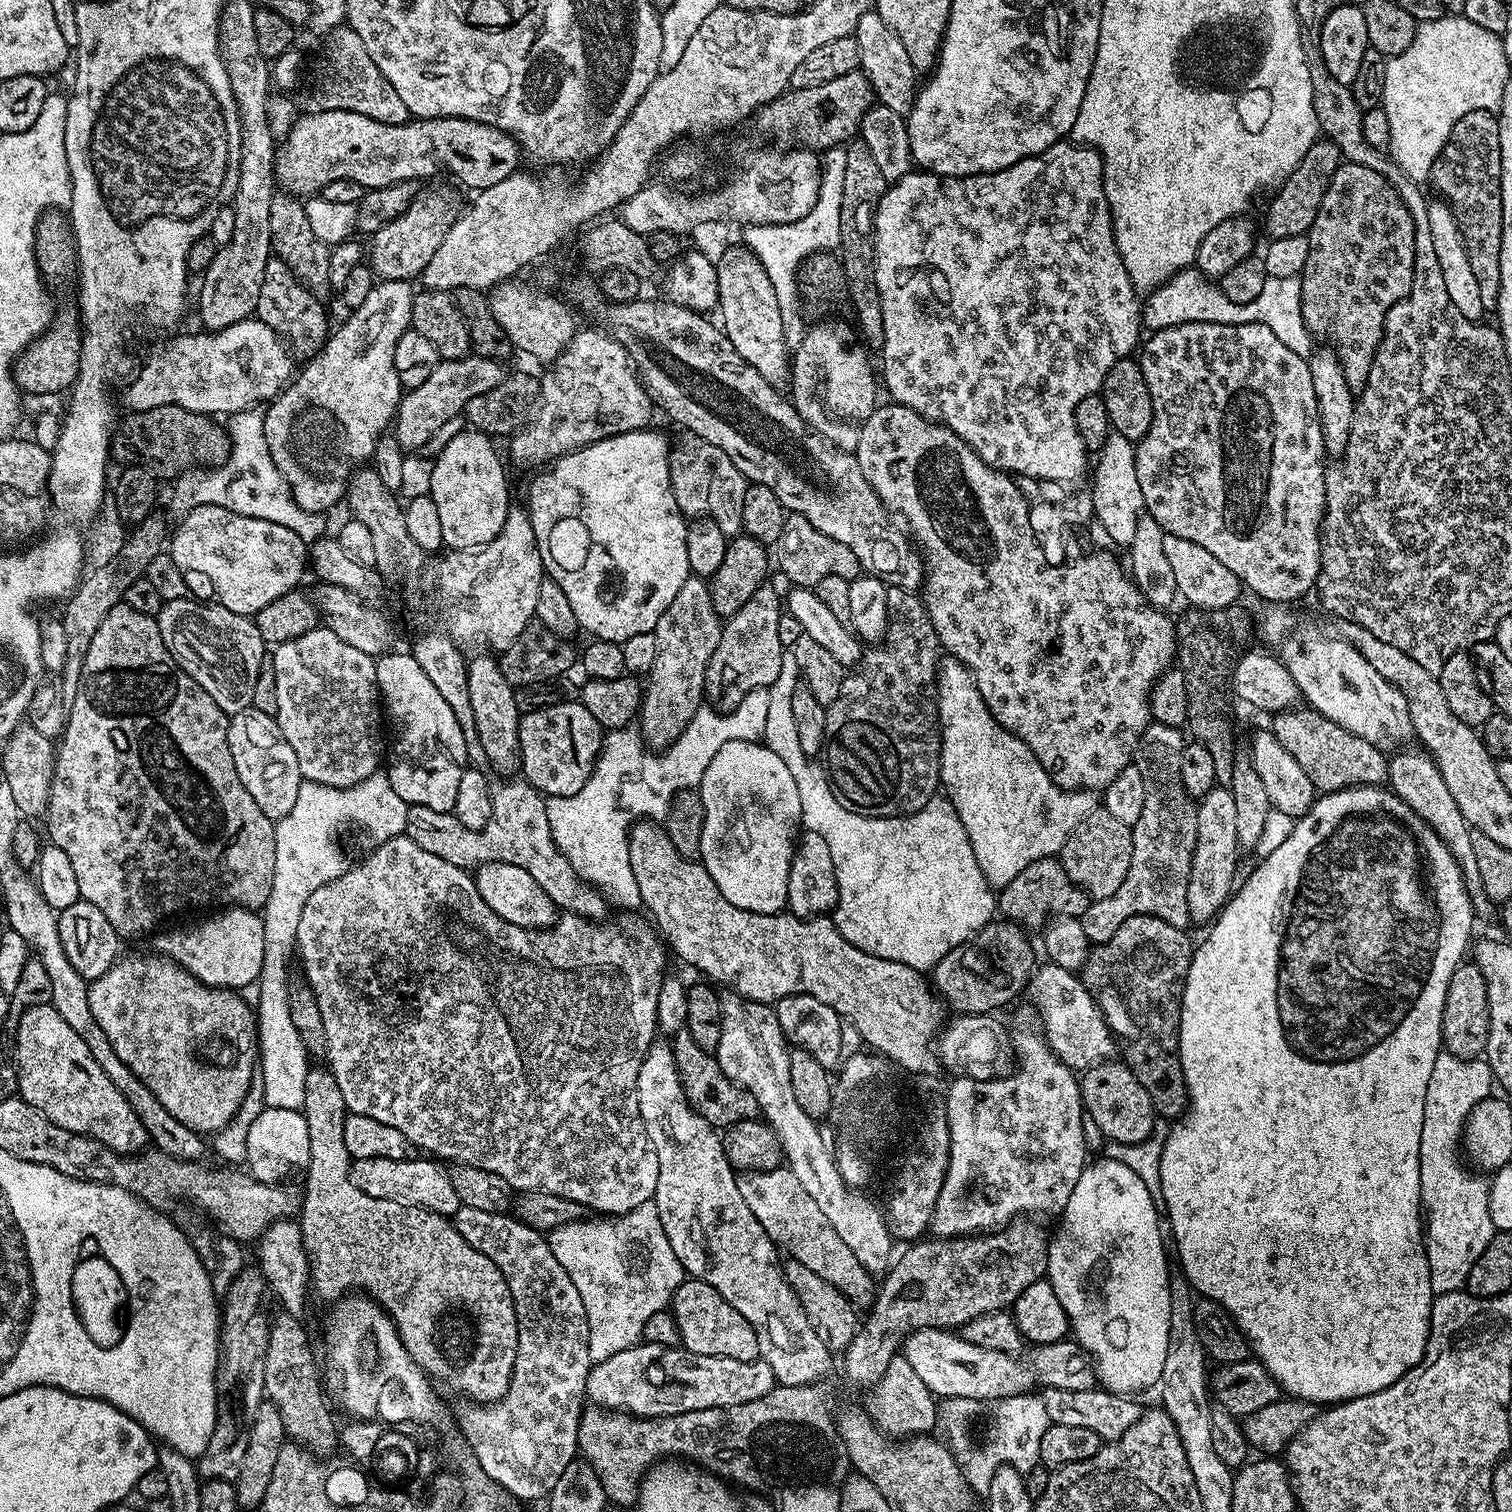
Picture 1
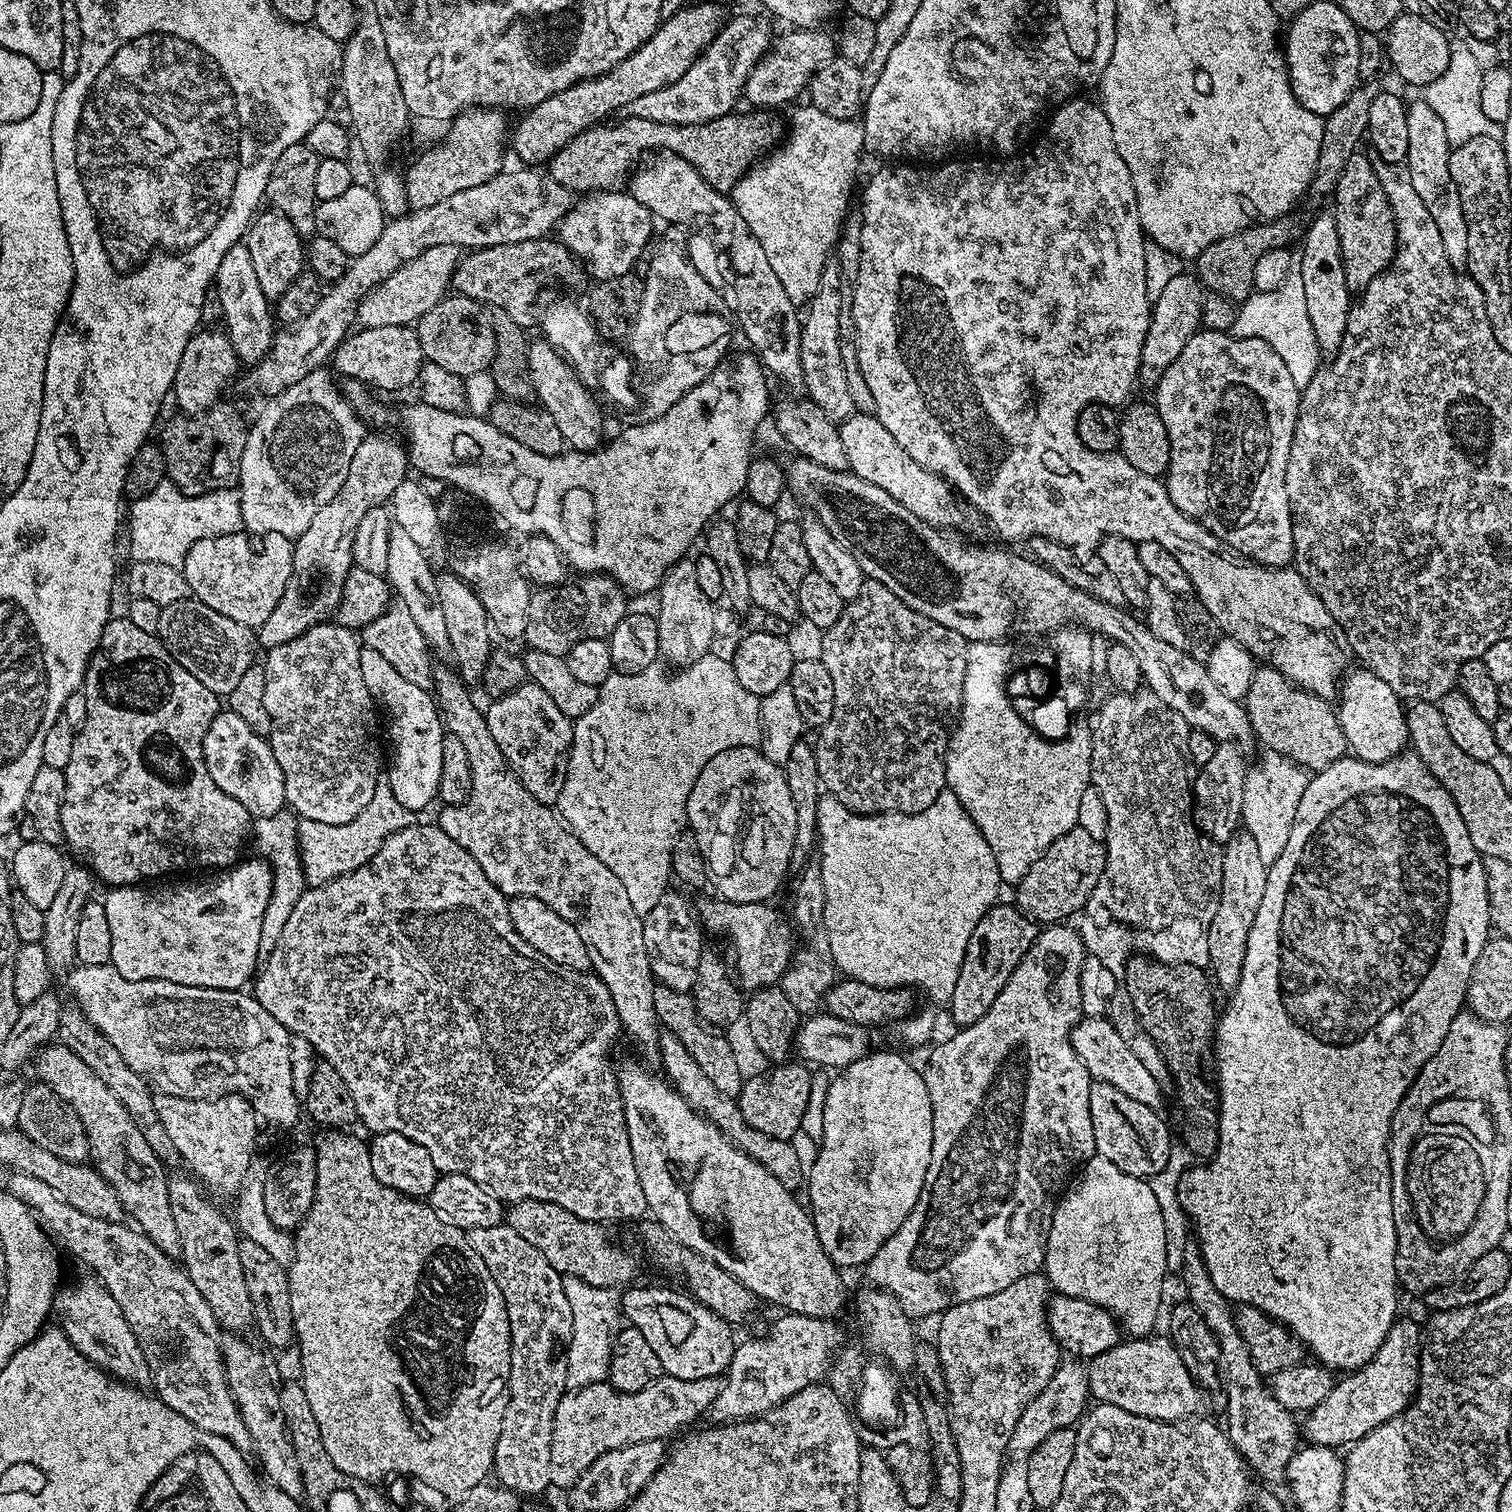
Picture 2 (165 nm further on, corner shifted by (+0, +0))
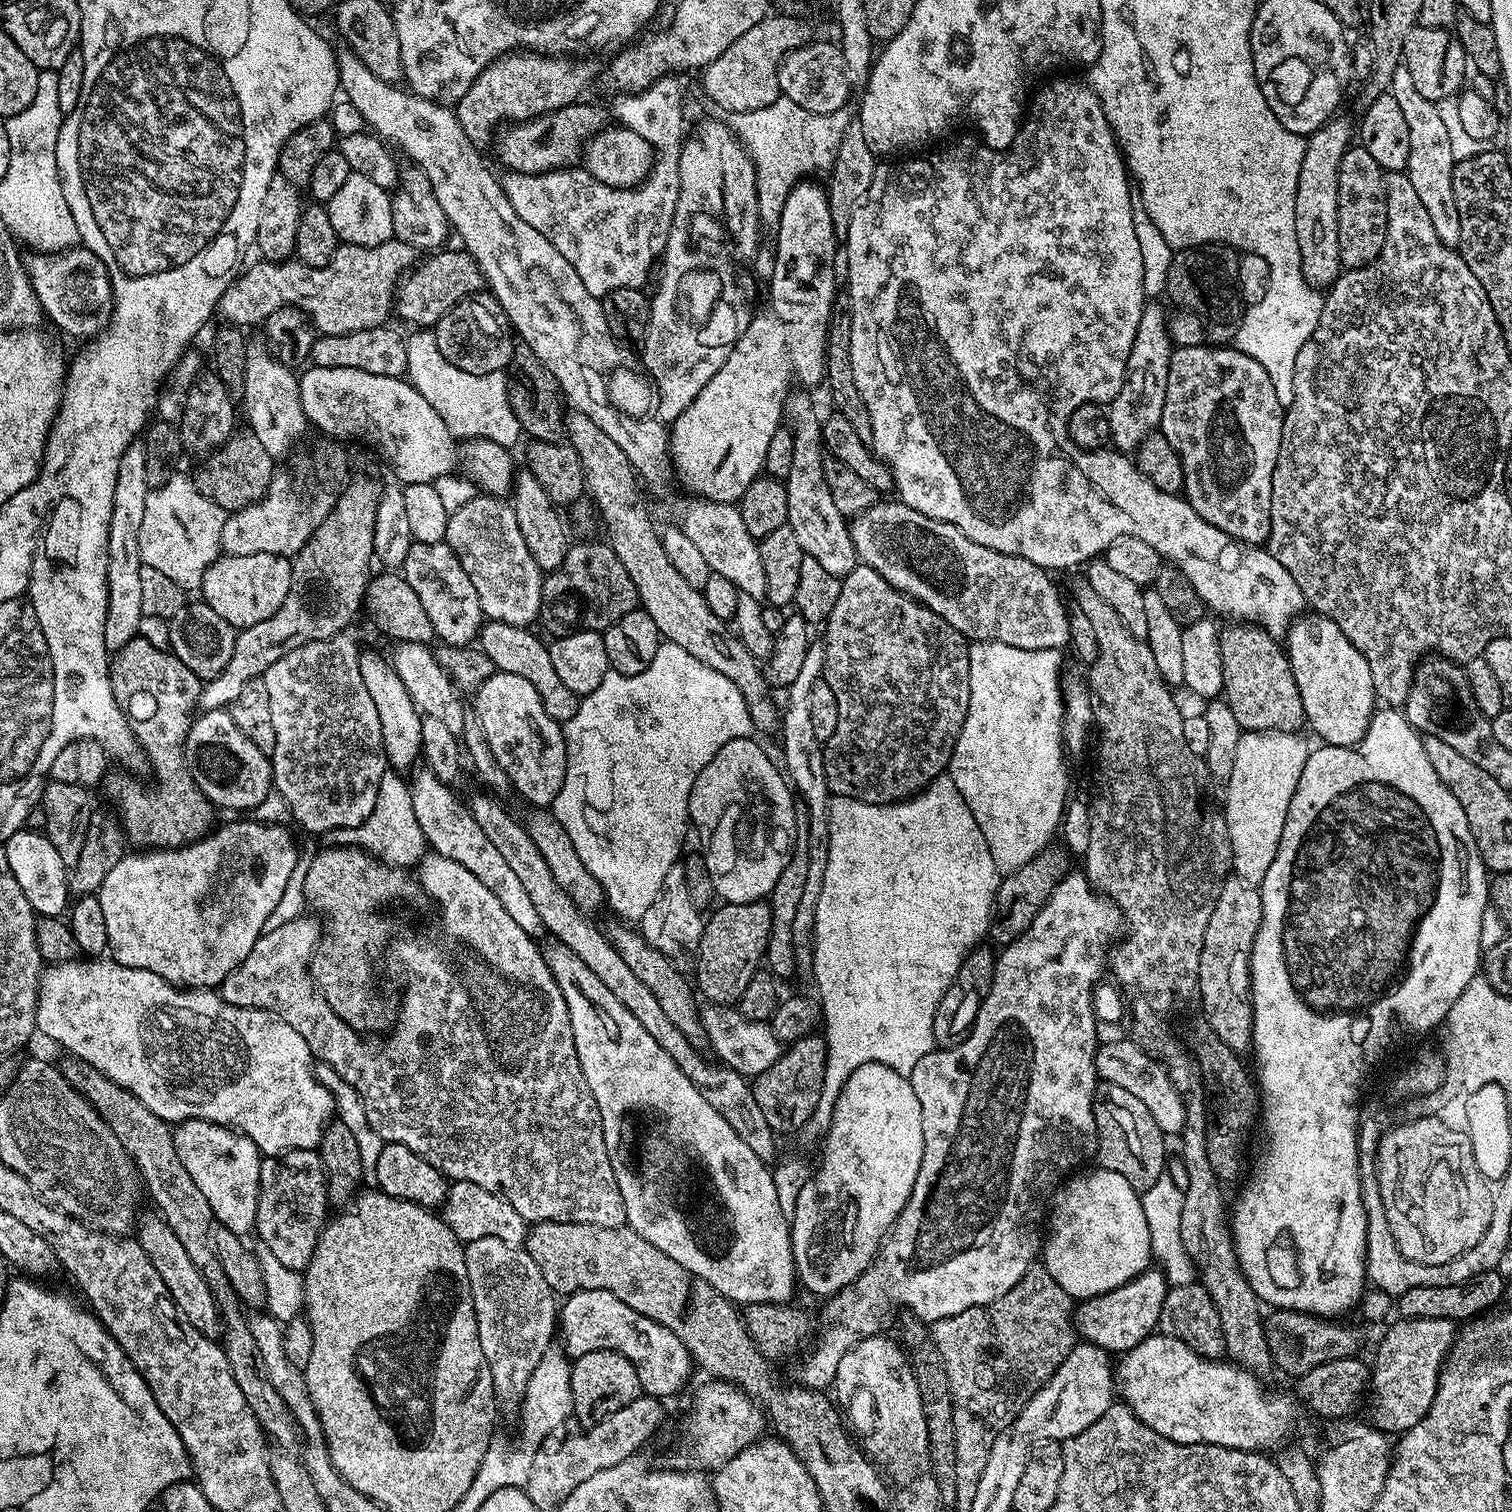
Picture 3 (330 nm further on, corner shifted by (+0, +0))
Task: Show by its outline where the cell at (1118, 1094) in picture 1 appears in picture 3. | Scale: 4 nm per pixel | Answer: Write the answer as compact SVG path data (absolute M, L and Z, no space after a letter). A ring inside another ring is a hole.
M1115 1086L1101 1087L1094 1107L1099 1167L1122 1174L1122 1178L1126 1178L1126 1182L1130 1182L1130 1186L1137 1192L1141 1194L1147 1192L1166 1172L1164 1168L1166 1136L1161 1132L1158 1122L1154 1122L1154 1114L1150 1114L1150 1110L1142 1106L1142 1102L1134 1098L1134 1094L1130 1094L1125 1088Z

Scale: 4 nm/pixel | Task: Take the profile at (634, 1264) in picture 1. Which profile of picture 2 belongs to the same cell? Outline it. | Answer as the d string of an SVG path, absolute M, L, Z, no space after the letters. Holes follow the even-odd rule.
M577 1278L564 1280L566 1298L572 1311L572 1339L566 1348L568 1383L573 1389L599 1384L609 1375L620 1322L620 1300L613 1289L585 1284Z

